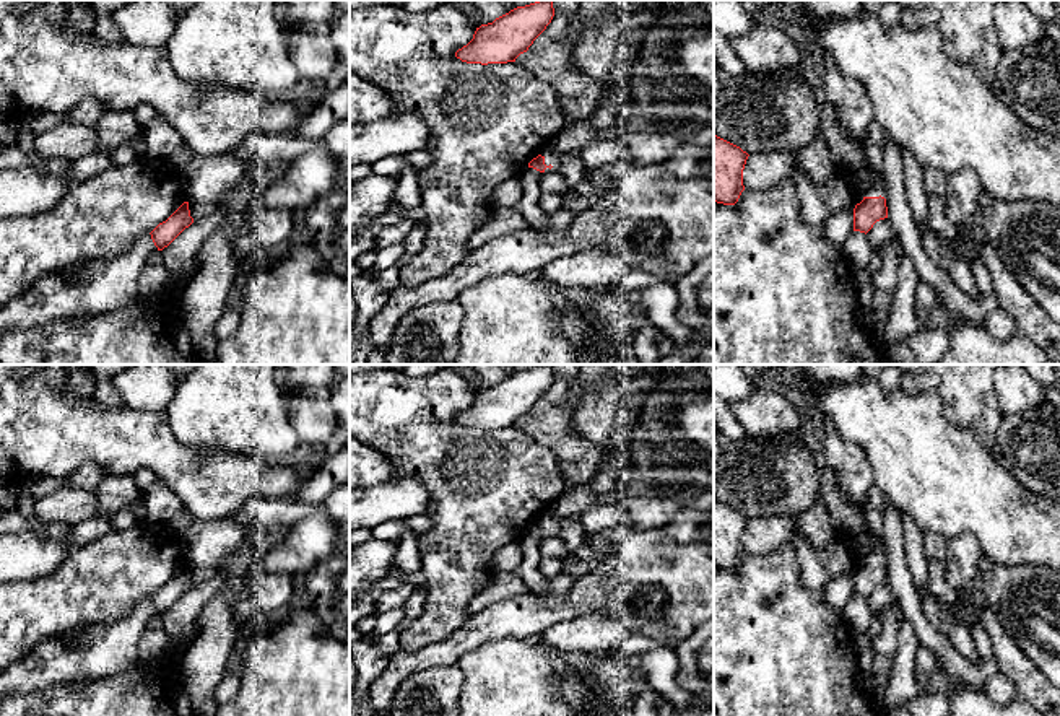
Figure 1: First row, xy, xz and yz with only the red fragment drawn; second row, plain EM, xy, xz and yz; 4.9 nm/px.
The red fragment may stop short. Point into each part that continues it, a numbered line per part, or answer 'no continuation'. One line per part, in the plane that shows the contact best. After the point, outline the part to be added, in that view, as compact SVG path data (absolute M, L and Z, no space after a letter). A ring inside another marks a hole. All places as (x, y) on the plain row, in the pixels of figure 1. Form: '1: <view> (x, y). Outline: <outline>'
1: yz (875, 555). Outline: M871 550L860 563L857 568L860 568L865 561L886 561L886 555L881 550Z

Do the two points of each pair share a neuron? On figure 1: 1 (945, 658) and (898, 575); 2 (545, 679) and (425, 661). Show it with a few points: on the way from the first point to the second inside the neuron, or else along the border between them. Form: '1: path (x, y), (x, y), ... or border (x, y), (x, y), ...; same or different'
1: path (930, 637), (912, 612), (907, 596); same
2: border (490, 641), (467, 651), (456, 663); different

